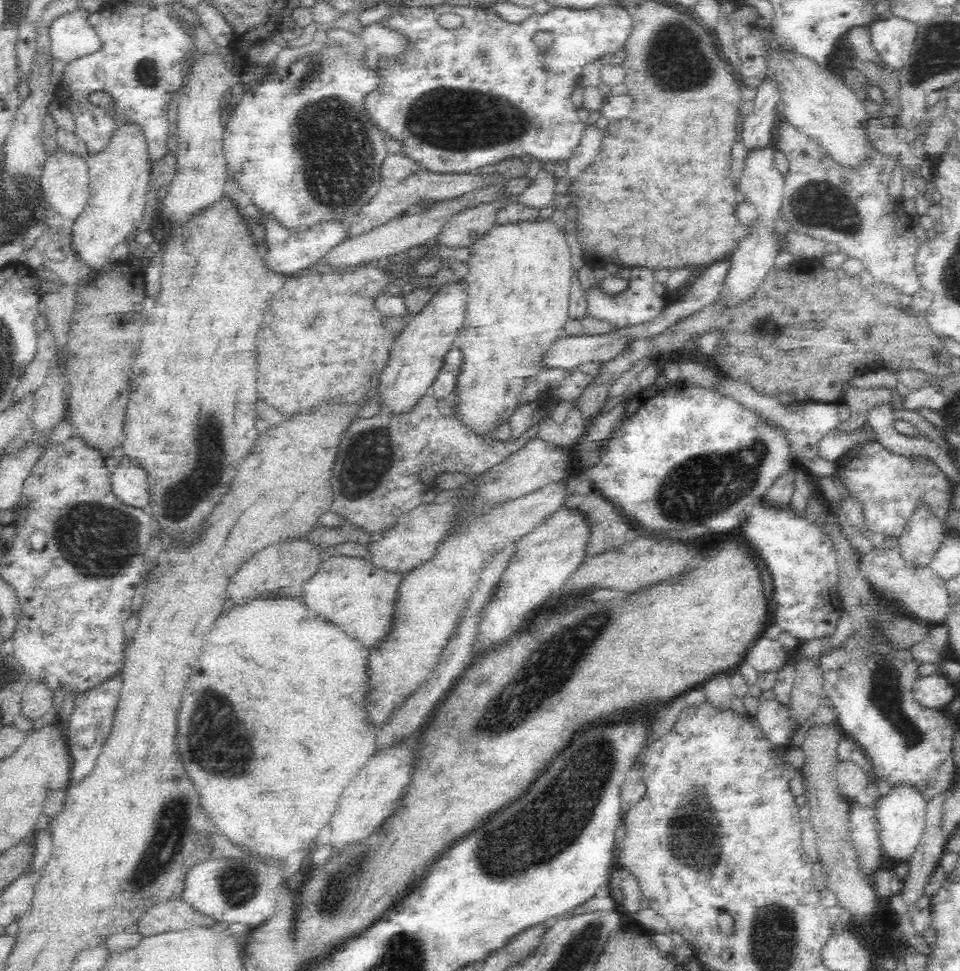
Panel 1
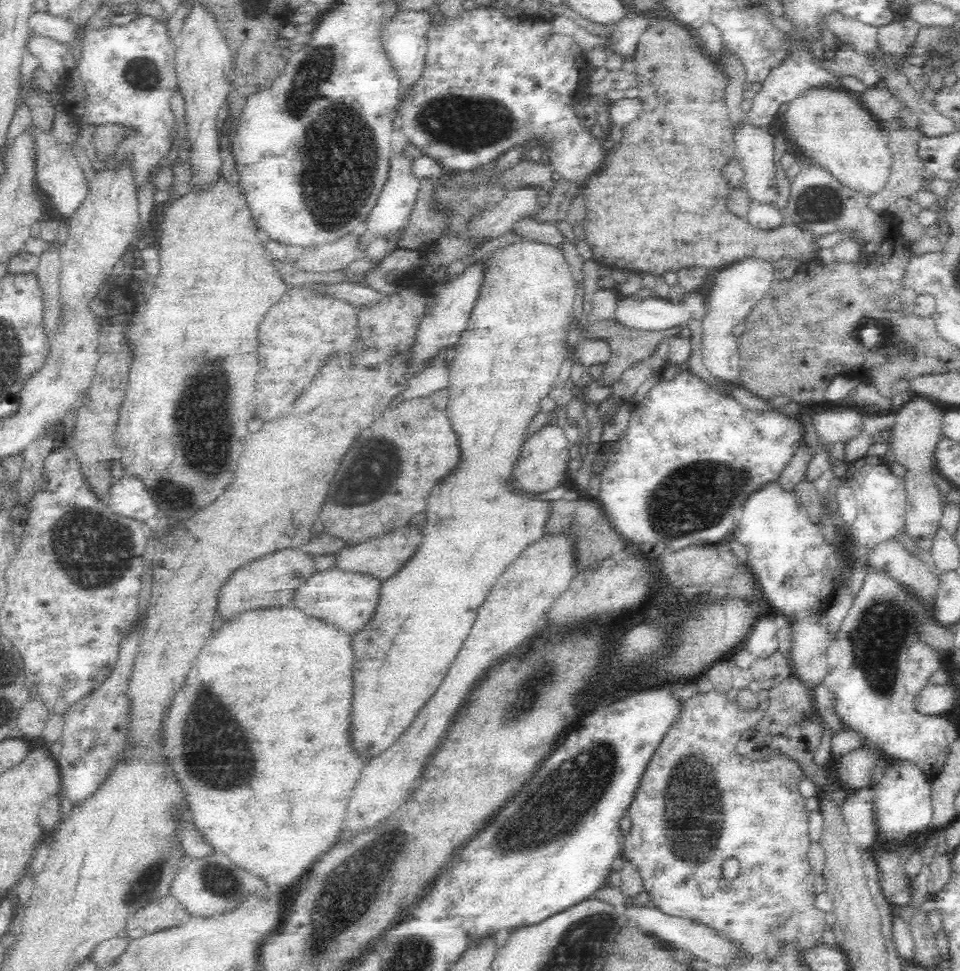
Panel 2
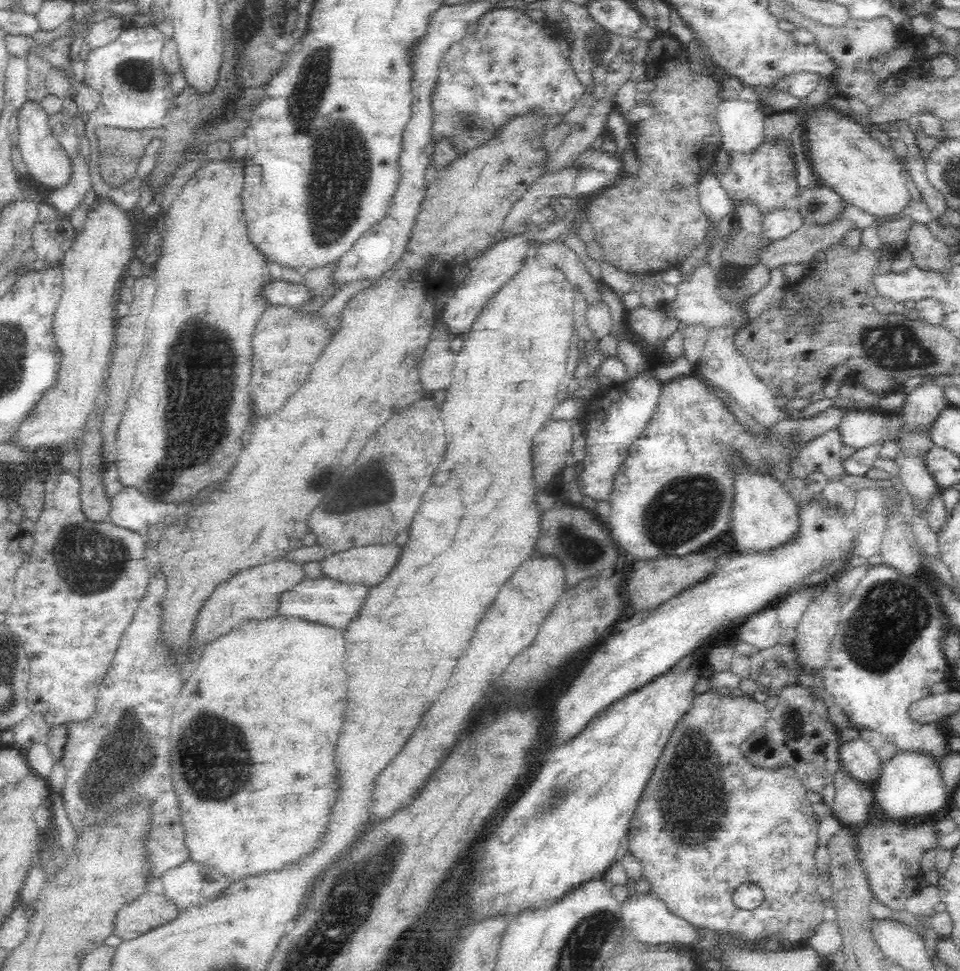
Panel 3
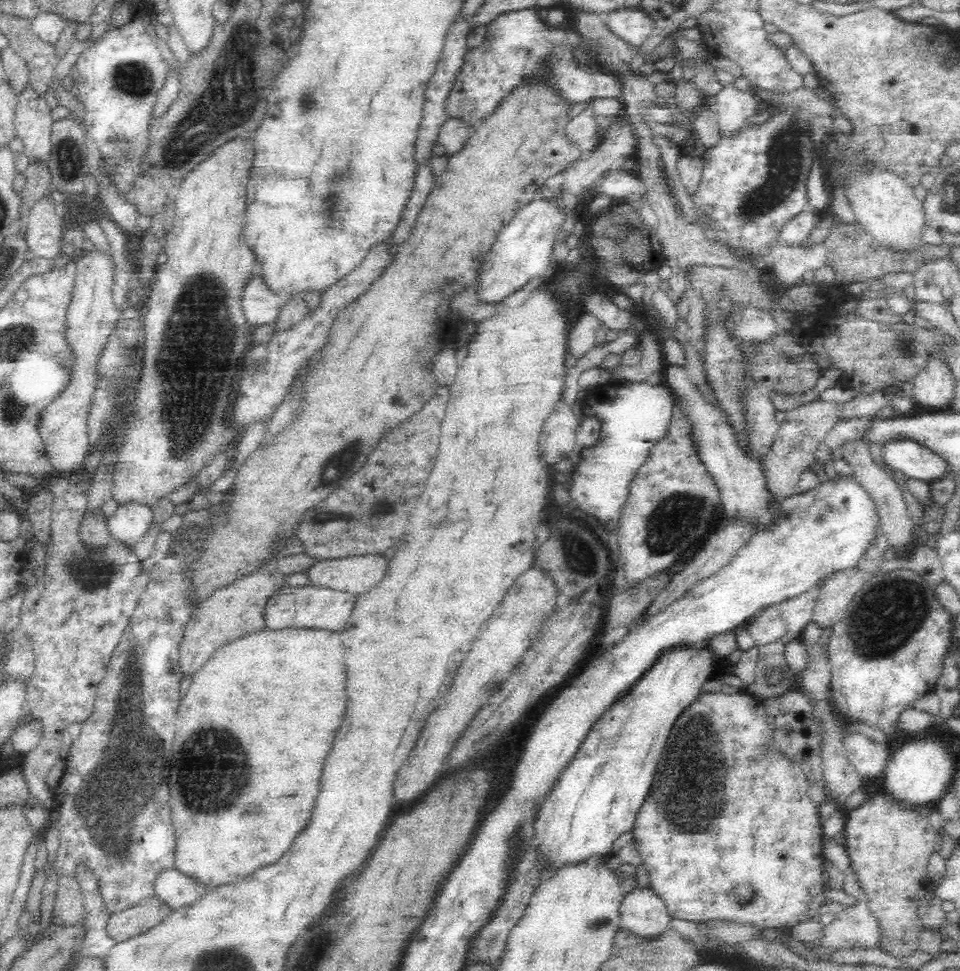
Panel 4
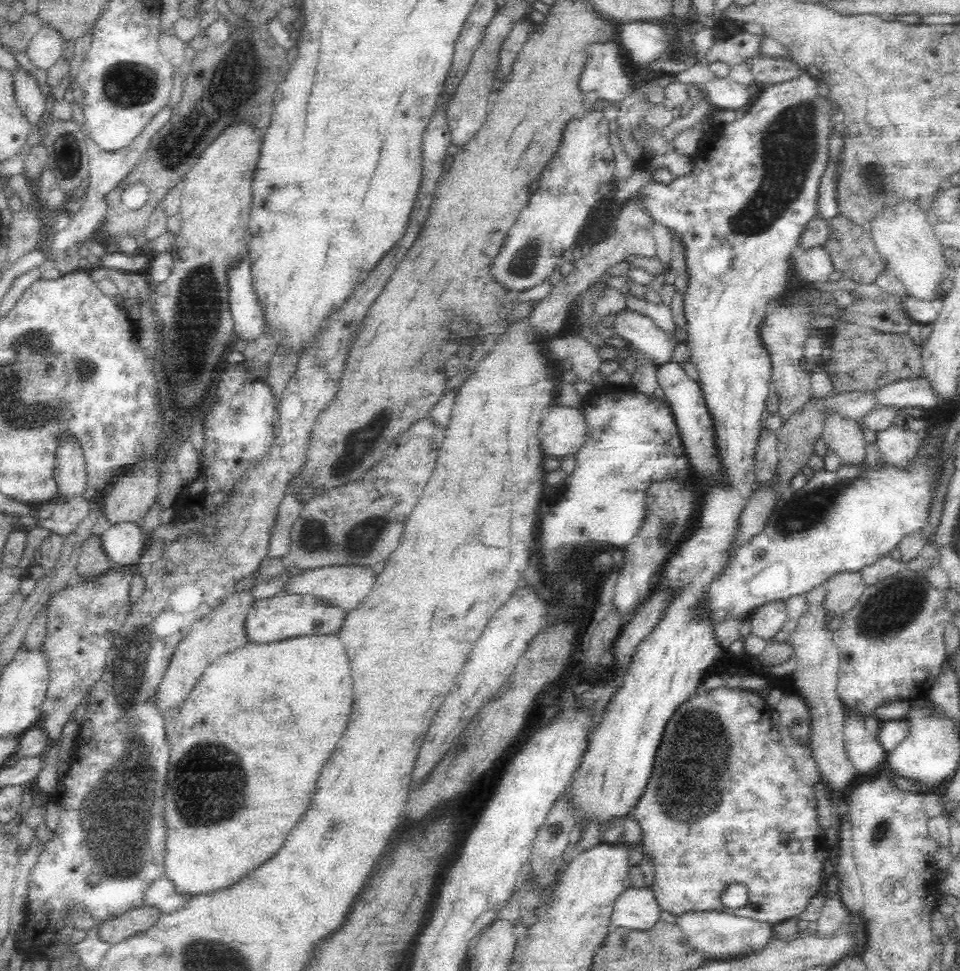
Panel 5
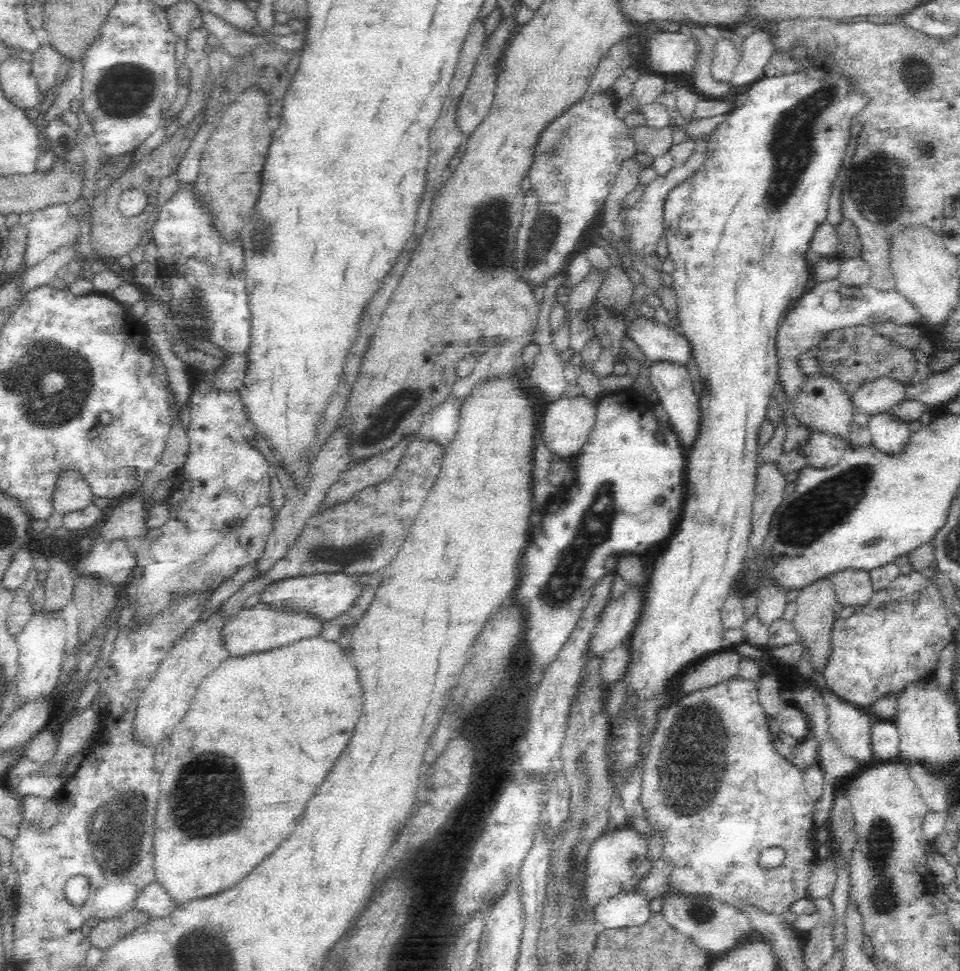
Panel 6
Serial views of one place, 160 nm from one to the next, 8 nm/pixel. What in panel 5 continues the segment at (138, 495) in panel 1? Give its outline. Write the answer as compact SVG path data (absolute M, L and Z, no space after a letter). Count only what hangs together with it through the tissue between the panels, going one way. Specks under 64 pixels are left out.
M120 520L111 523L101 534L106 552L119 564L136 565L146 545L141 523L138 520Z

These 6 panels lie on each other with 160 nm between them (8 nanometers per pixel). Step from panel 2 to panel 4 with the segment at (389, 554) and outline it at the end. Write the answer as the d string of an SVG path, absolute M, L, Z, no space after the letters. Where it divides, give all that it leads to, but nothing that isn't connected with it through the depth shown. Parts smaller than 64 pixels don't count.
M383 553L321 559L306 570L309 582L358 594L370 591L387 573L390 560Z

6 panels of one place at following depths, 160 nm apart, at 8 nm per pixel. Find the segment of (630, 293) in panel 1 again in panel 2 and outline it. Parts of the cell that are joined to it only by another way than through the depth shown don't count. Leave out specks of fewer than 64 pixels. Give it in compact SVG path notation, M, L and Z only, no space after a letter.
M698 289L689 292L684 300L678 302L670 300L662 291L648 298L638 296L637 292L626 296L620 294L616 303L612 320L623 327L636 330L662 330L678 324L686 325L691 318L702 320L705 314L704 304L706 304L705 298L698 292Z

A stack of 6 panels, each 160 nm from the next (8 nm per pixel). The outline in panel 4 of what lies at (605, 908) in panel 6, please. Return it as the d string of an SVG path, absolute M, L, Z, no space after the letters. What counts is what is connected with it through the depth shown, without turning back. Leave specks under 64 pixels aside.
M636 887L632 892L623 895L620 905L621 926L634 936L653 942L660 940L668 930L672 930L673 916L667 911L666 903L652 889Z

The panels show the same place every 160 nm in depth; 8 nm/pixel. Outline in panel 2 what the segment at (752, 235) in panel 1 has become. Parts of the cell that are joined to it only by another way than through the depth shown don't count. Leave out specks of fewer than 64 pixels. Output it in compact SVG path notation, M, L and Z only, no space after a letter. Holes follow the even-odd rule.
M746 123L735 132L735 160L744 171L744 186L752 201L764 205L774 205L780 197L778 188L778 170L776 170L775 136L768 131L756 131ZM746 254L744 258L736 260L717 272L711 282L708 296L705 298L703 322L703 337L701 354L703 364L707 371L716 379L739 385L738 366L739 348L736 344L732 329L740 324L747 313L750 312L758 300L770 288L774 279L774 268L772 261L766 260L757 254Z

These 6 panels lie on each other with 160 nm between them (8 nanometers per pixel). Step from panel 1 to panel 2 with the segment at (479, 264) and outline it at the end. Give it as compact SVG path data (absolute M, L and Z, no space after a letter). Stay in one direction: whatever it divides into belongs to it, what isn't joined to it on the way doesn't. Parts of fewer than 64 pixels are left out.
M520 237L509 246L500 246L496 248L490 256L484 256L481 259L480 269L482 269L482 280L478 284L478 296L474 300L474 307L471 310L468 324L461 332L460 340L455 344L457 352L456 360L453 367L449 370L449 383L446 388L448 391L447 413L453 429L459 434L461 447L465 449L466 460L462 460L462 468L458 472L452 472L448 478L454 480L444 480L434 492L430 494L428 508L426 508L426 530L425 541L417 550L417 554L409 560L394 576L384 580L381 588L381 599L378 603L377 614L373 616L374 620L370 622L370 628L366 632L360 632L354 638L354 652L356 652L356 662L354 662L354 704L352 704L352 716L354 716L354 742L358 748L366 748L370 756L376 756L382 752L382 748L388 748L402 736L402 732L410 726L410 722L417 716L418 710L421 710L430 697L432 697L439 688L442 678L446 676L448 666L454 662L458 650L462 648L462 642L476 618L476 612L480 604L484 602L486 594L490 592L494 580L504 572L510 562L516 560L519 552L526 548L540 536L544 536L545 526L550 518L551 503L538 502L532 499L530 495L516 493L510 480L510 468L514 460L518 459L520 446L523 443L522 428L528 426L528 422L537 415L539 402L546 397L548 390L557 385L556 377L564 361L566 354L566 337L573 321L573 305L575 295L575 282L572 278L572 271L564 257L562 247L552 245L550 242L542 241L538 238Z

